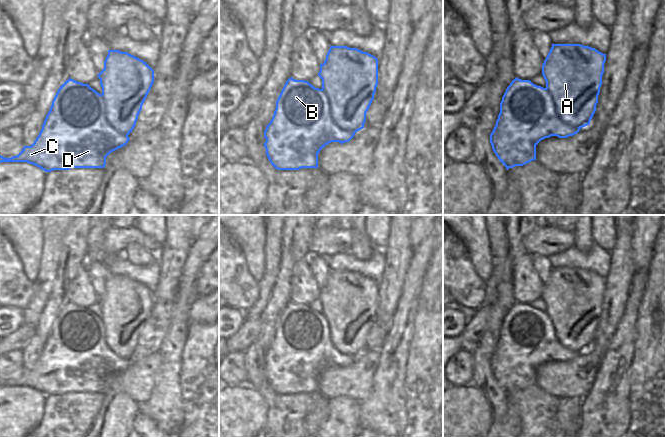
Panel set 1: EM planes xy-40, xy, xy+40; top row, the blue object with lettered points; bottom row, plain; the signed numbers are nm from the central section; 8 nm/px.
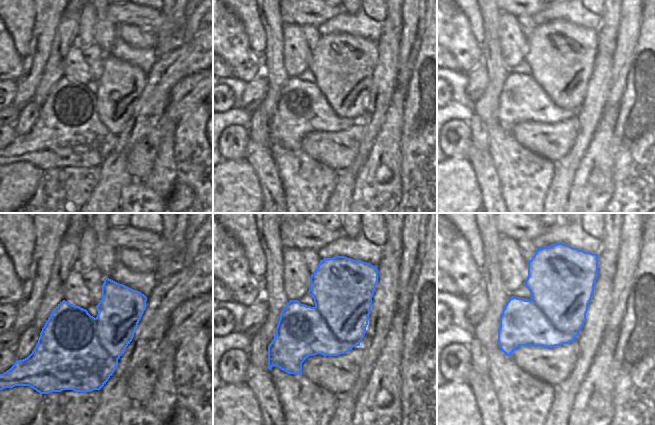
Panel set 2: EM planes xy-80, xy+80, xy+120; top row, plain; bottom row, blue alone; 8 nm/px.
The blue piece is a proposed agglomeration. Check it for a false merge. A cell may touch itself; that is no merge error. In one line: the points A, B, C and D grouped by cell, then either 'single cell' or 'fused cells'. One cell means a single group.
groups A / B C D; fused cells

